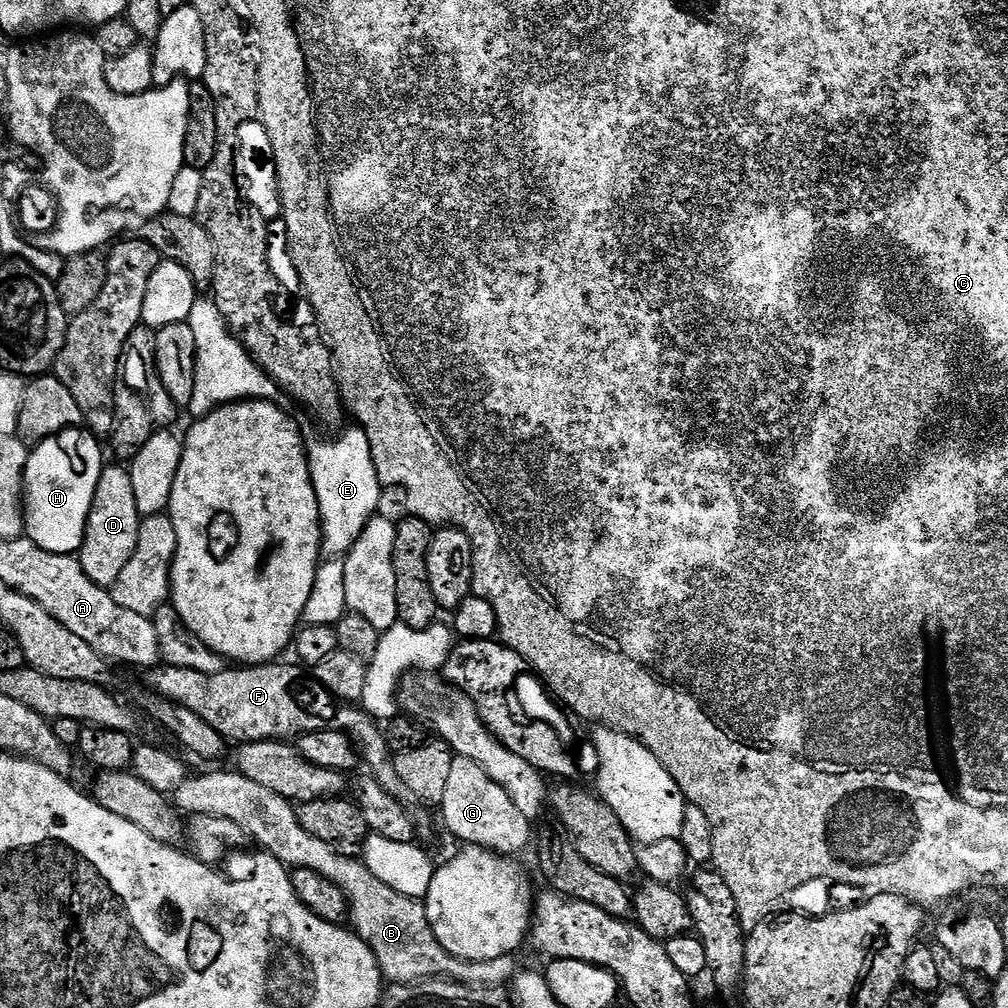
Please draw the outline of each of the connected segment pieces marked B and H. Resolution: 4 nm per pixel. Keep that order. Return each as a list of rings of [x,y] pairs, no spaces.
[[[229,770],[229,772],[208,772],[205,776],[184,780],[182,786],[174,794],[174,804],[181,813],[188,816],[198,814],[210,814],[214,818],[230,818],[244,831],[245,837],[257,840],[263,851],[269,856],[276,856],[289,869],[309,868],[316,871],[322,878],[328,879],[336,887],[340,887],[347,900],[347,919],[351,922],[351,931],[370,946],[370,950],[376,959],[376,965],[380,968],[381,977],[392,984],[419,984],[421,980],[435,980],[443,978],[454,980],[458,984],[474,984],[478,988],[495,988],[504,986],[511,981],[518,971],[515,955],[494,958],[493,960],[460,960],[452,956],[434,938],[432,929],[428,927],[428,915],[421,901],[410,898],[406,894],[398,894],[382,878],[374,878],[370,870],[365,866],[363,859],[354,856],[340,856],[322,838],[314,838],[314,834],[306,834],[296,817],[296,808],[286,798],[274,794],[274,790],[266,790],[266,786],[258,786],[258,782],[250,782],[250,778],[243,776],[241,772]]]
[[[77,426],[62,430],[57,436],[46,438],[29,451],[22,489],[24,531],[27,539],[34,541],[42,550],[59,556],[79,553],[84,541],[84,531],[88,525],[90,506],[94,502],[94,490],[106,466],[106,459],[104,460],[104,452],[100,449],[100,444],[101,441],[91,432]]]

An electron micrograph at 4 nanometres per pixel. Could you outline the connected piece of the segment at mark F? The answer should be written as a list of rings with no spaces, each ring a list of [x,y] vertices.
[[[284,662],[236,666],[231,669],[233,672],[225,670],[218,674],[157,666],[147,673],[147,687],[156,695],[192,710],[202,722],[210,722],[225,741],[236,740],[237,745],[259,740],[288,742],[313,731],[314,724],[311,714],[292,697],[292,683],[299,678],[301,669],[295,663],[280,663]]]

